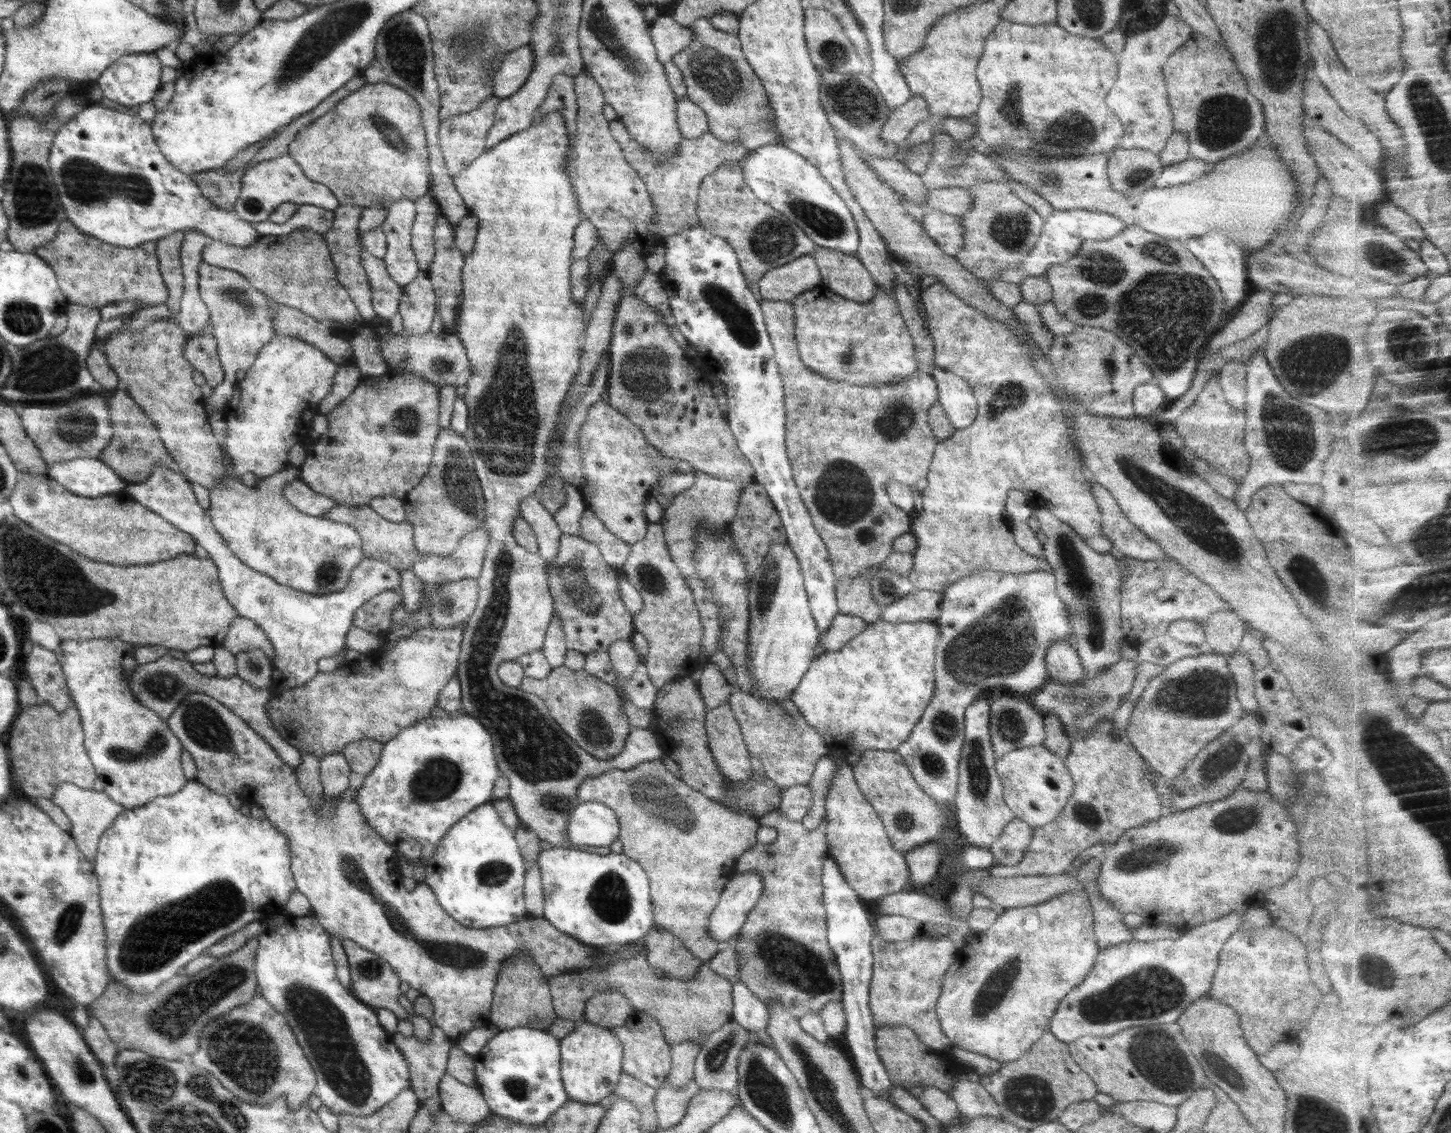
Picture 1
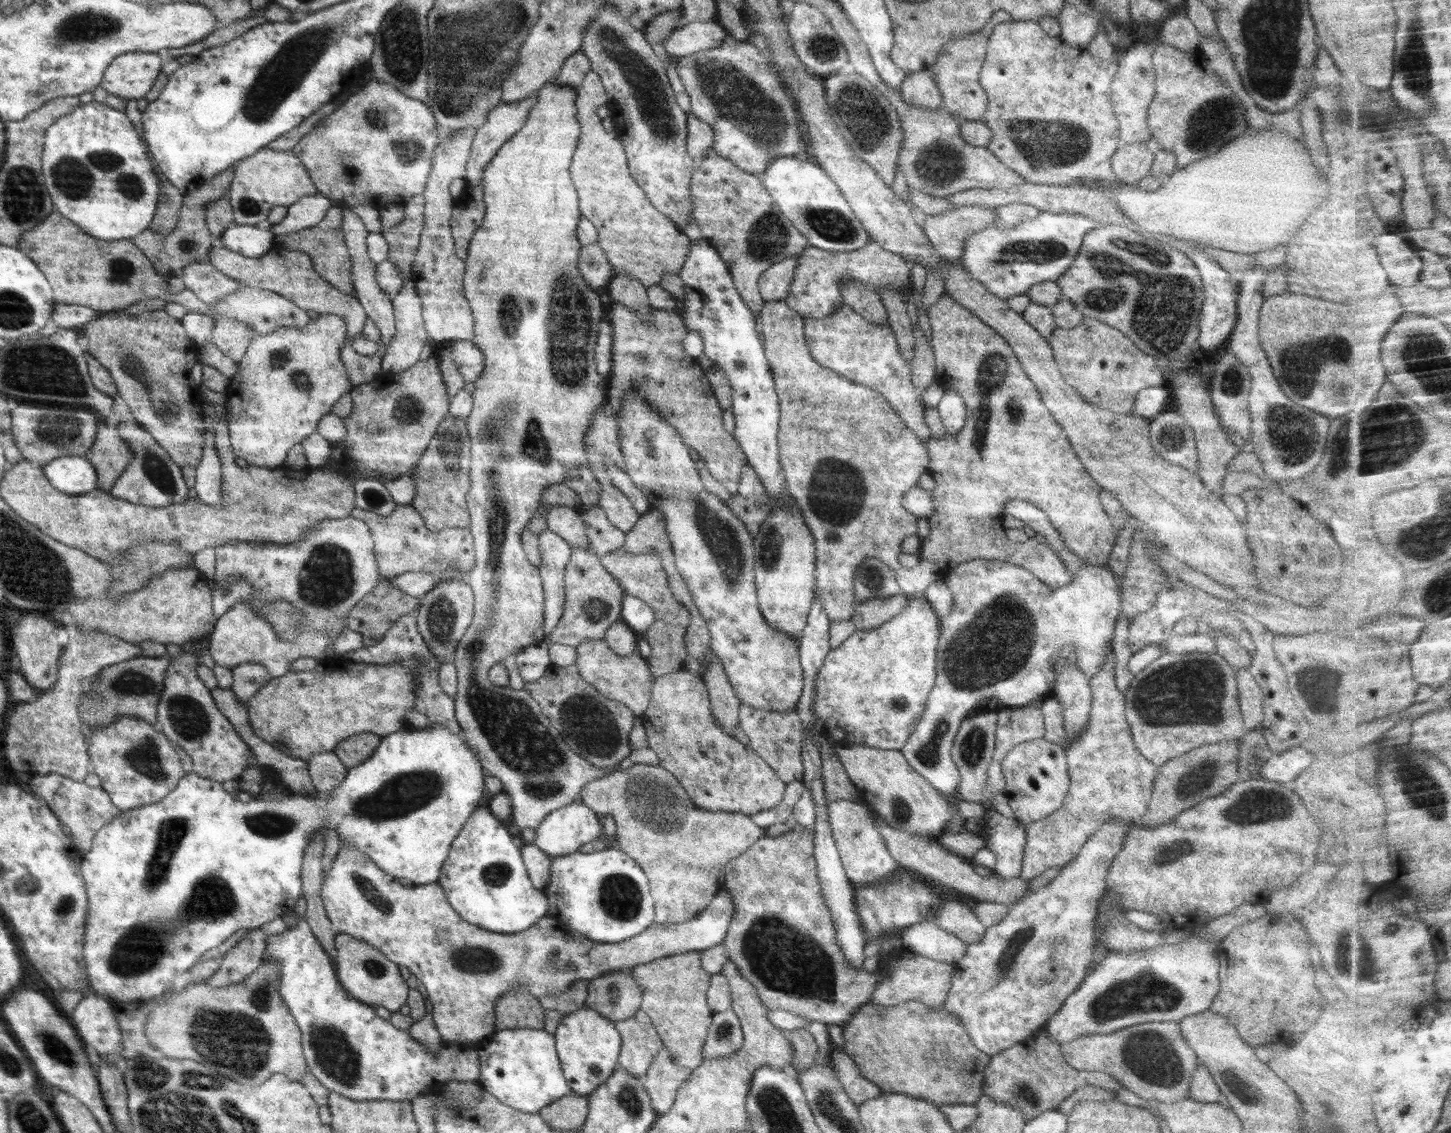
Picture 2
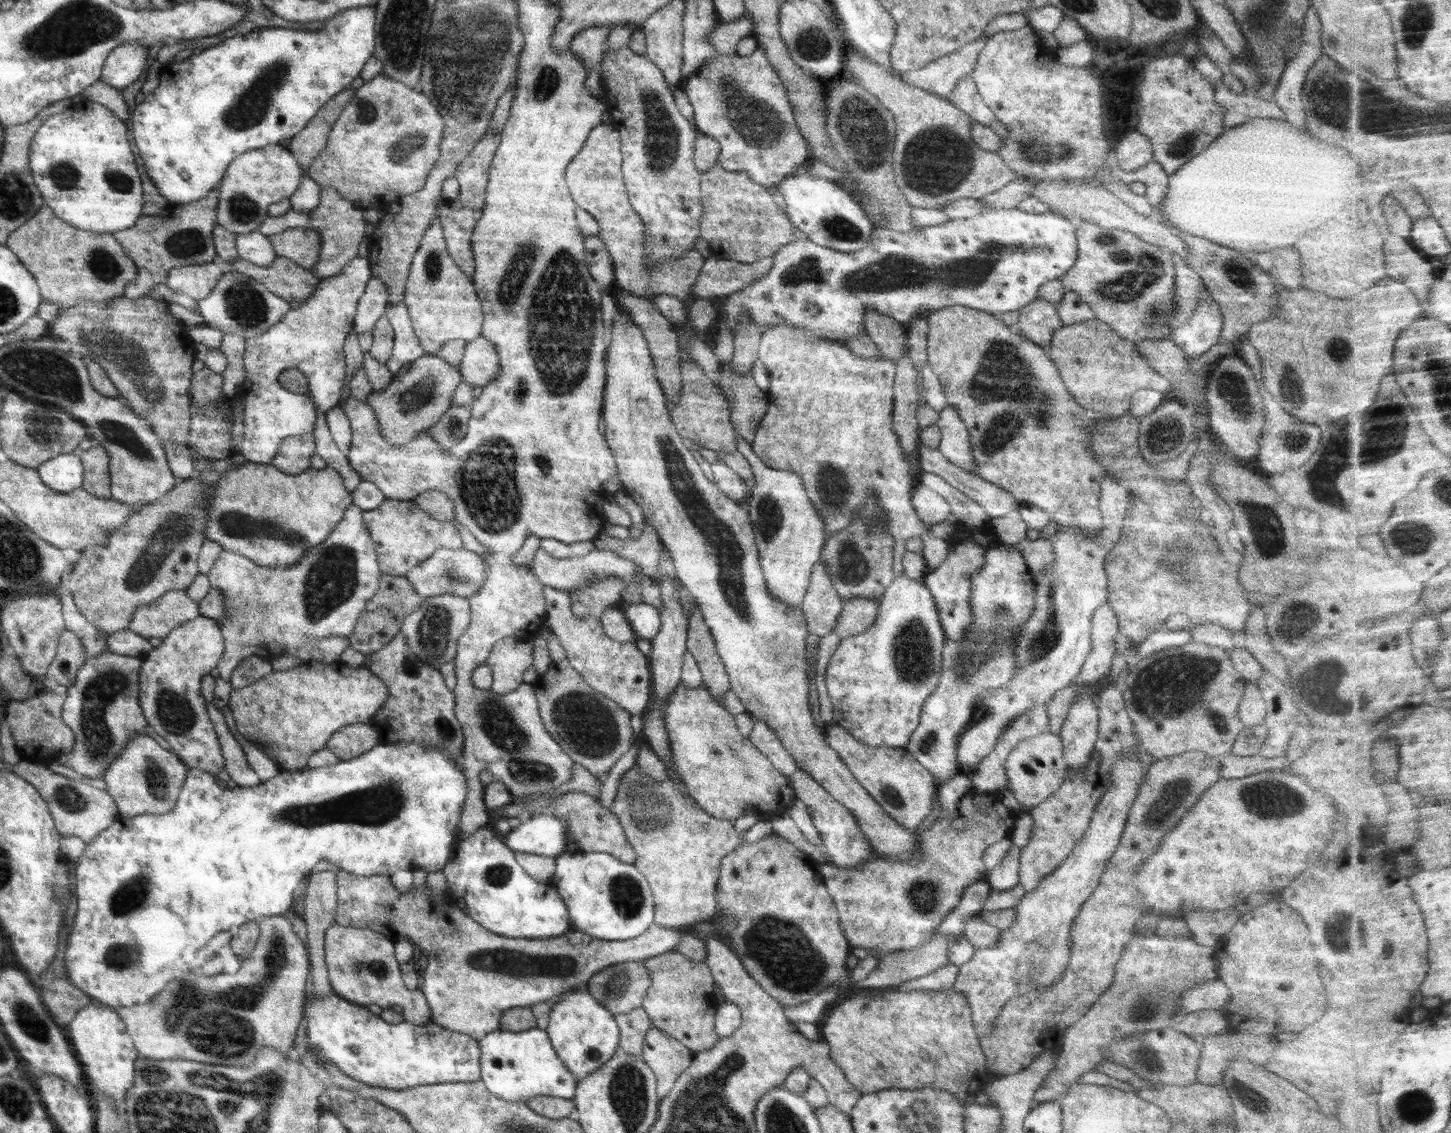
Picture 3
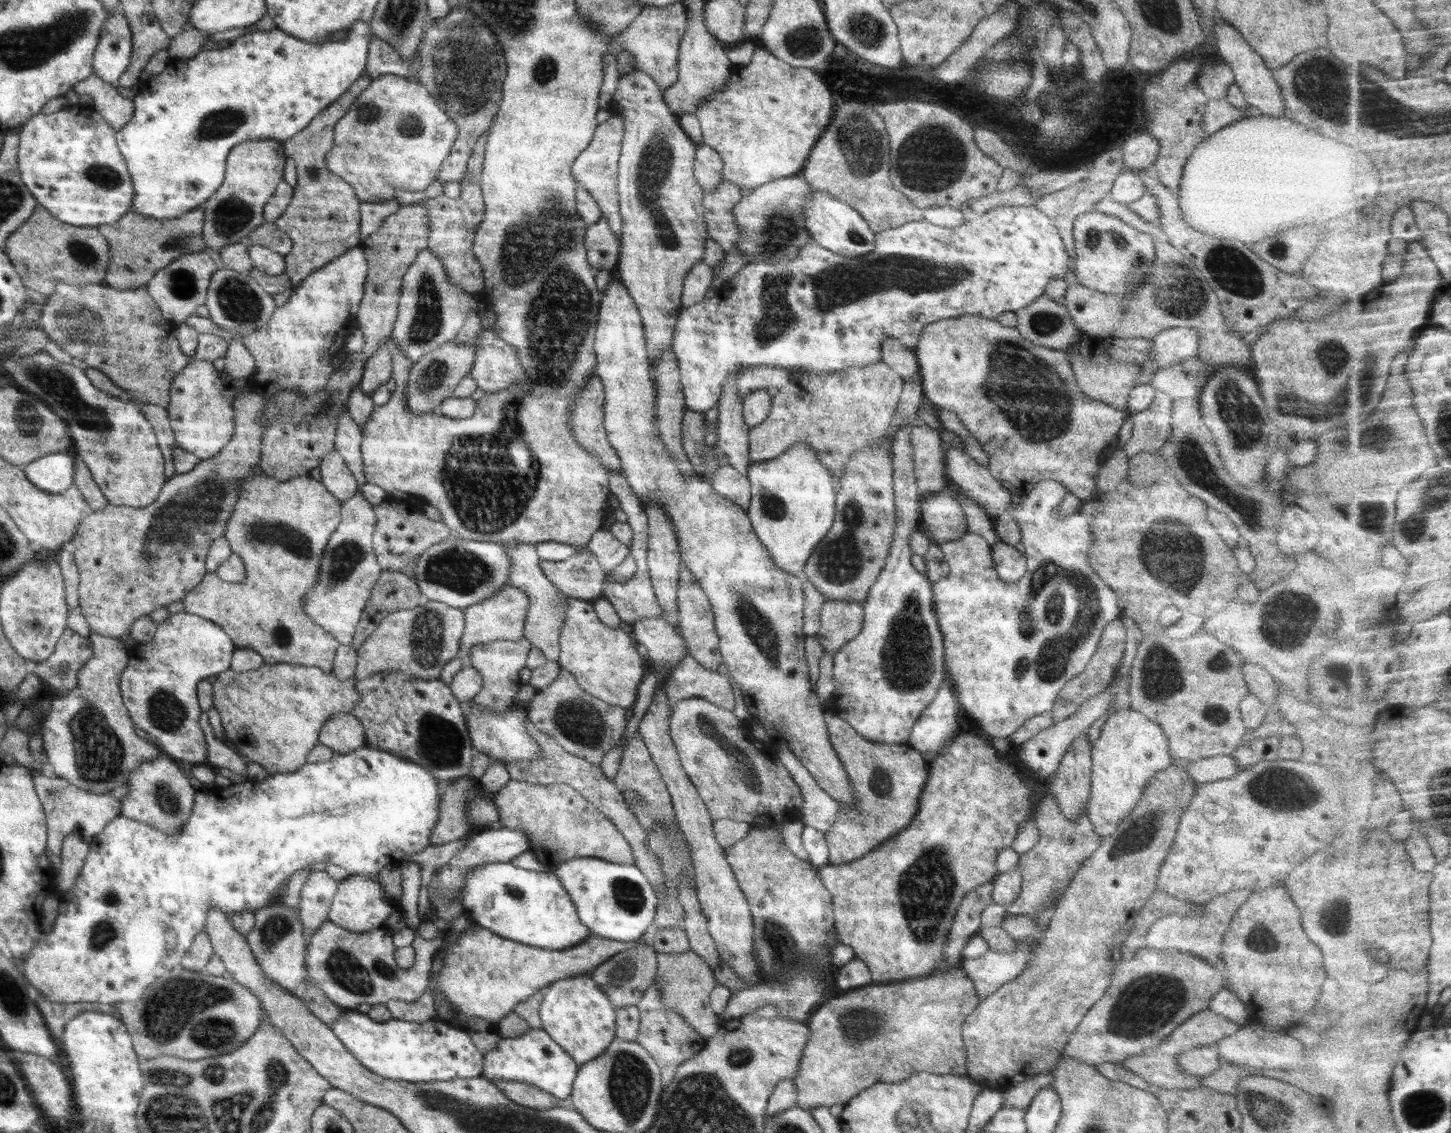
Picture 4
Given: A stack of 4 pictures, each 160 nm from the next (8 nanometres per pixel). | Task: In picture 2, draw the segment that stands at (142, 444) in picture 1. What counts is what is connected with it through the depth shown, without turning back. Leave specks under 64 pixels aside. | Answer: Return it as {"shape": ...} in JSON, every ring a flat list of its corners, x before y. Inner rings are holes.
{"shape":[[101,424,92,448,84,456,96,469,98,490,102,492,110,492,133,459,129,444,117,432,115,426]]}

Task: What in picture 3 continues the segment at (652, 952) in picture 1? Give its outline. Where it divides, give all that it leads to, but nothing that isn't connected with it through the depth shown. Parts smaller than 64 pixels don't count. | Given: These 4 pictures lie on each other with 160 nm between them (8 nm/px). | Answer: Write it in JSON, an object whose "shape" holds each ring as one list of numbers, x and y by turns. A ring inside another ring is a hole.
{"shape":[[670,951,644,961,644,967,650,971,652,984,642,999,642,1008,648,1013,651,1024,658,1030,673,1036,678,1042,687,1046,693,1054,704,1052,718,1042,716,1034,715,1014,720,1005,713,993,715,980,705,962,693,962,684,958,678,951]]}

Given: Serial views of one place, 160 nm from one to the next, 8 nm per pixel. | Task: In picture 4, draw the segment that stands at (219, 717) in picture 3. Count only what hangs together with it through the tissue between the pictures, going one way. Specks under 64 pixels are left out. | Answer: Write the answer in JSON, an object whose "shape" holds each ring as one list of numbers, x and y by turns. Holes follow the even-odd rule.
{"shape":[[201,711,199,725,204,733,204,741,206,741,206,749,208,750,207,761,218,766,219,768,228,768,240,776,247,777,247,763,233,751,226,743,223,743,212,730,208,713]]}

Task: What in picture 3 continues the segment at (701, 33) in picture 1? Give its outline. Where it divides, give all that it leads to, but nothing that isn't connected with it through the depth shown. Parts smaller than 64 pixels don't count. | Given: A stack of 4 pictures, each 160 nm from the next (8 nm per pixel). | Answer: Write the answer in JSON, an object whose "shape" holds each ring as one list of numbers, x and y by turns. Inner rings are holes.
{"shape":[[756,49,752,54,750,54,750,56,740,56,737,55,737,53,731,55,718,53,709,61,702,63,691,75,688,75,682,89,689,98,690,104,693,106,692,123,695,125,695,128,706,136,712,138,712,140,716,140,716,143,719,145,718,164,722,168,725,168,730,172,745,172,745,174,754,182,761,184,767,189,773,190,787,174,804,169,808,165,811,158,808,143,806,143,806,139,804,139,798,125,796,124,791,101,787,97,786,87,780,82,779,76,776,74,775,69,772,68,768,57,762,49]]}

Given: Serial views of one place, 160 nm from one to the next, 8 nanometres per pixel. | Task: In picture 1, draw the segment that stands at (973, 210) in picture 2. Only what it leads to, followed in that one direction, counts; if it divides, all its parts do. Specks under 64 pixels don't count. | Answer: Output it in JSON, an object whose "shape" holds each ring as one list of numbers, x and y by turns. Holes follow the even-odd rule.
{"shape":[[926,212,923,227,927,235,946,253,954,256,964,246,964,227,959,215,936,212]]}

